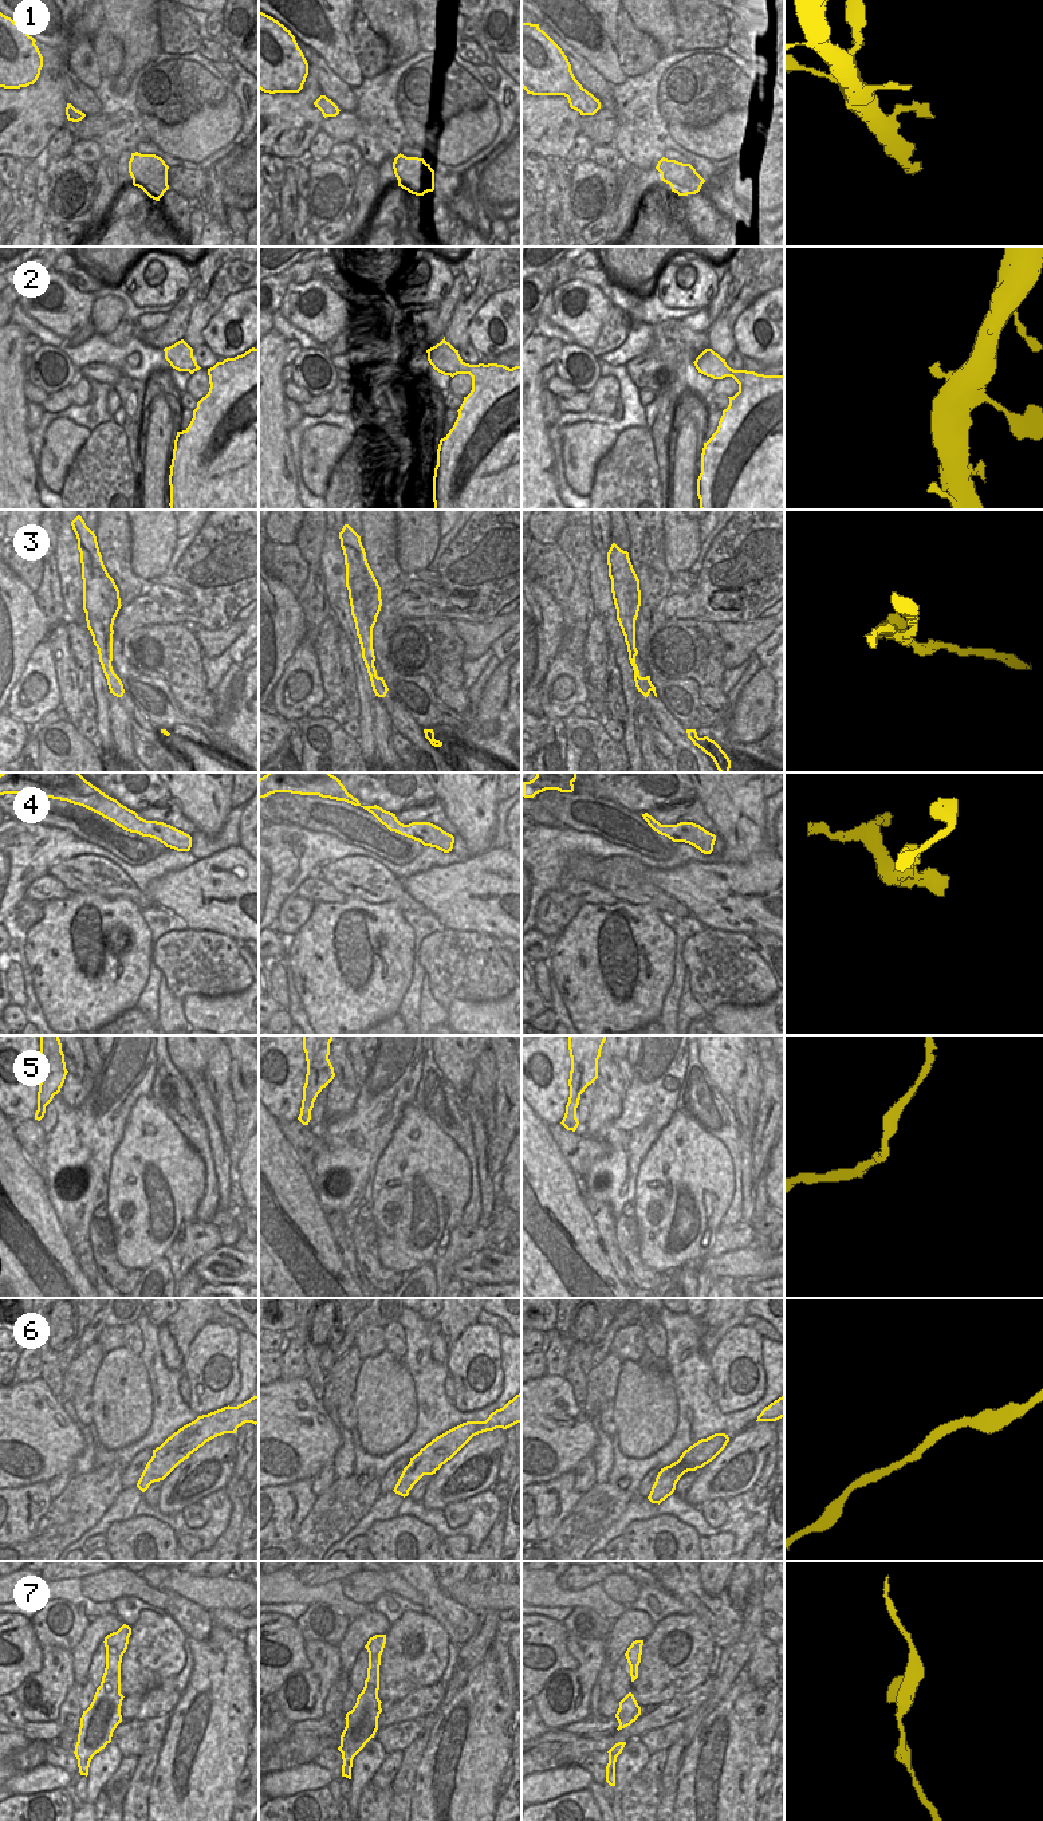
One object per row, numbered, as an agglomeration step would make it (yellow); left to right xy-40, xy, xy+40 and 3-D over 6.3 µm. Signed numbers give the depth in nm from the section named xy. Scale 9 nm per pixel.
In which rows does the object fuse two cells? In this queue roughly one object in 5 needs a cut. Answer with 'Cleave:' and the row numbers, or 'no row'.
Cleave: 3

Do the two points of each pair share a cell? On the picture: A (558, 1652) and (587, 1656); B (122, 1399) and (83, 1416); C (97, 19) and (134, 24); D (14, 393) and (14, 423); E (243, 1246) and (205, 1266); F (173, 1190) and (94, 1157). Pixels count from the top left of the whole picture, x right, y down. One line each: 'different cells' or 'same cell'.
A: different cells
B: different cells
C: different cells
D: same cell
E: different cells
F: different cells

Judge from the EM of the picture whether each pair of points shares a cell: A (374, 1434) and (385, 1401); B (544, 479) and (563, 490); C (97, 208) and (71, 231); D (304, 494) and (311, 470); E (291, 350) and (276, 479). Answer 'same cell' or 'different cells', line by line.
A: same cell
B: different cells
C: different cells
D: different cells
E: different cells

